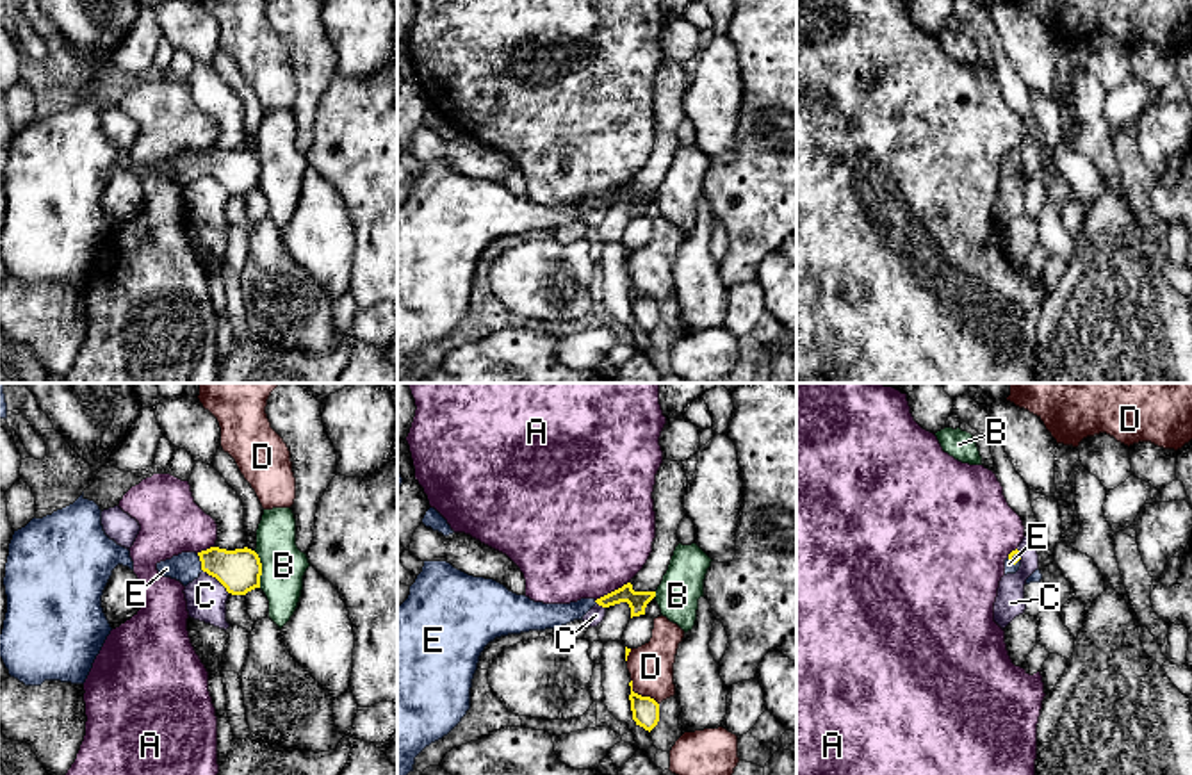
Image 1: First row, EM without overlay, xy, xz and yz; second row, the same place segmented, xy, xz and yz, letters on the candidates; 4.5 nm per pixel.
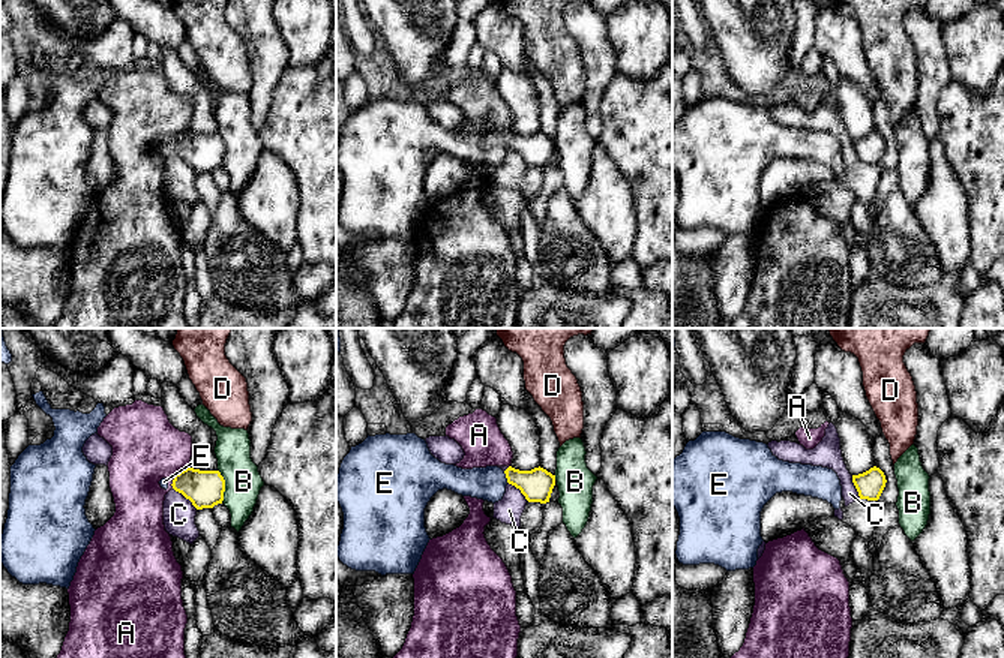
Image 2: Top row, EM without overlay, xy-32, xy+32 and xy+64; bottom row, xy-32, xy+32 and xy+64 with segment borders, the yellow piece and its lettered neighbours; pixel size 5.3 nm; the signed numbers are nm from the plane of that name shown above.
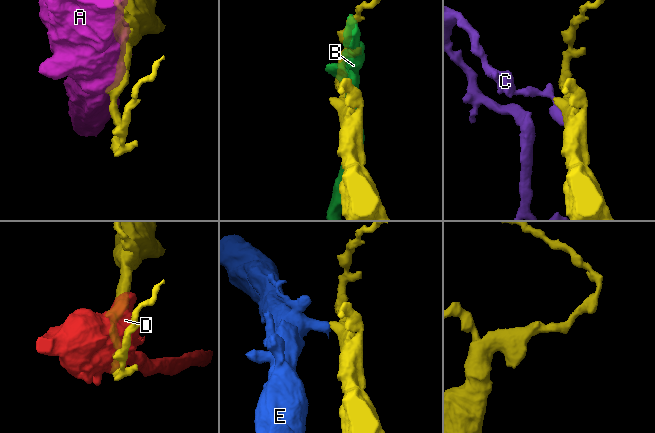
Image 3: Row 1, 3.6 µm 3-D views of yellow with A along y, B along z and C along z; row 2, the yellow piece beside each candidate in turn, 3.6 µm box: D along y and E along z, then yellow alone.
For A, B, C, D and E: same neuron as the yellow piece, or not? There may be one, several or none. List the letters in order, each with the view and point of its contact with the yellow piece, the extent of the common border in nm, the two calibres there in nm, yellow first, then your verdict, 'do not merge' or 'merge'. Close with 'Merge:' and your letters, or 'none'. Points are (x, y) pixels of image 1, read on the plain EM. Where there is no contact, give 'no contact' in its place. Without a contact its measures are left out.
A: meets yellow in xz at (612, 193); contact 180 nm long; 90 nm thick on the yellow side, 500 nm on the other; do not merge
B: meets yellow in xy at (261, 170); contact 170 nm long; 200 nm thick on the yellow side, 200 nm on the other; do not merge
C: meets yellow in xy at (218, 180); contact 160 nm long; 200 nm thick on the yellow side, 180 nm on the other; do not merge
D: meets yellow in xz at (640, 296); contact 170 nm long; 130 nm thick on the yellow side, 200 nm on the other; do not merge
E: meets yellow in xy at (202, 164); contact 90 nm long; 200 nm thick on the yellow side, 140 nm on the other; merge
Merge: E

